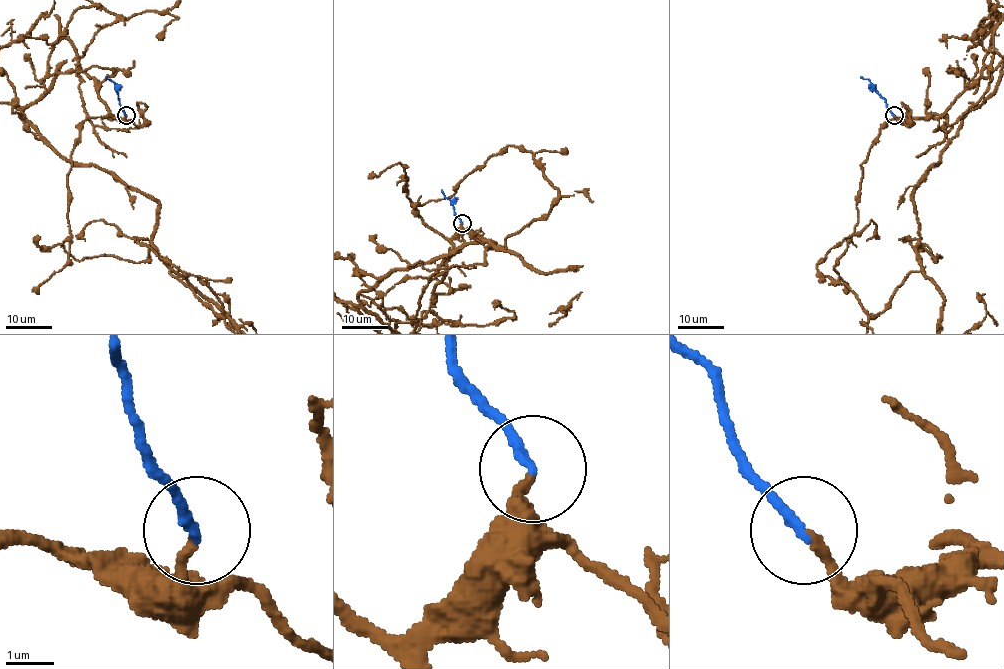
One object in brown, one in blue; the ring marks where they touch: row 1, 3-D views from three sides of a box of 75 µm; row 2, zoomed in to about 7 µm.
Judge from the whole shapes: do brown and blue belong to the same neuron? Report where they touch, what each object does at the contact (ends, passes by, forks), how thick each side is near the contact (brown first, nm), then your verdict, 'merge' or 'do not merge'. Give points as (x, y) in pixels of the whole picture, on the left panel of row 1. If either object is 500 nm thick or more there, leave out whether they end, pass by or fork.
at (126, 115); brown ends there; blue ends there; 190 nm thick on the brown side, 220 nm on the other; merge

